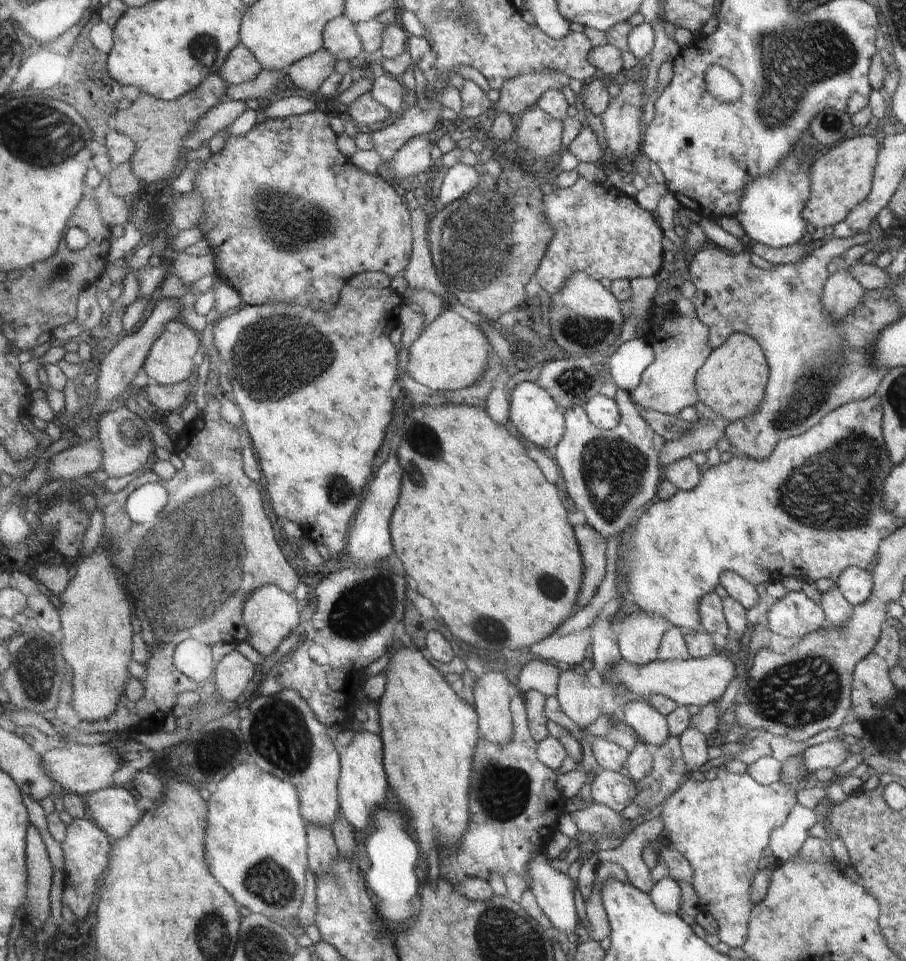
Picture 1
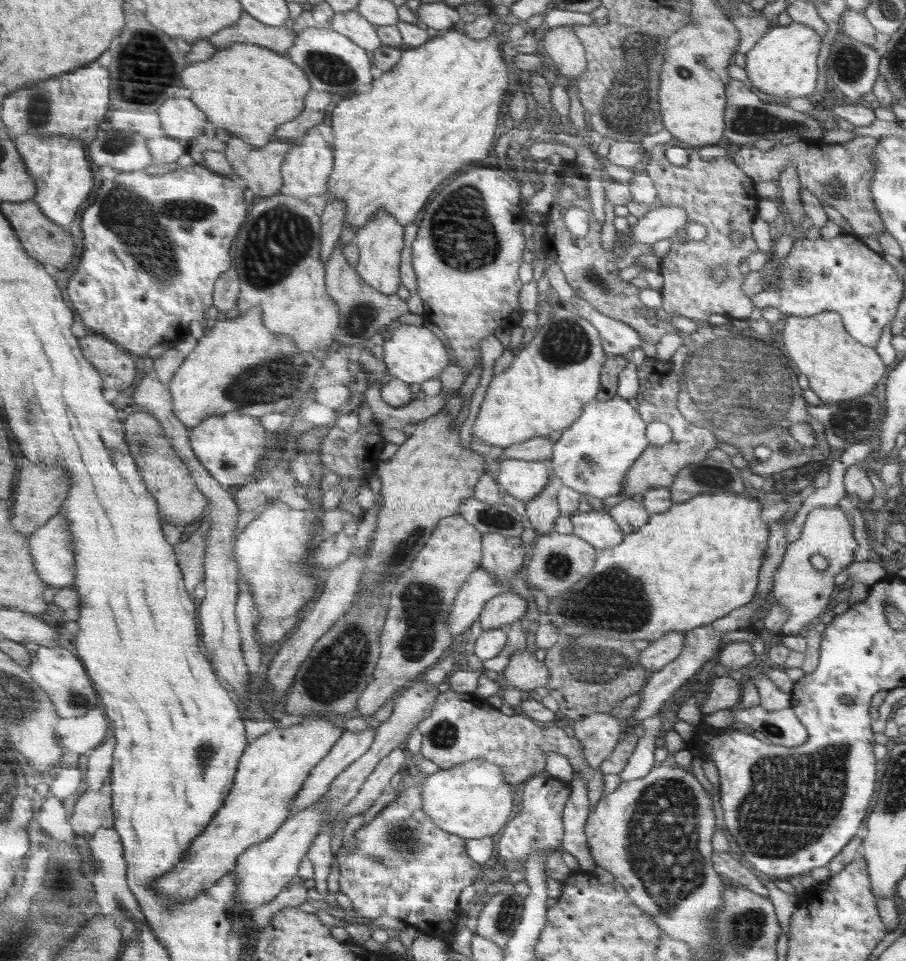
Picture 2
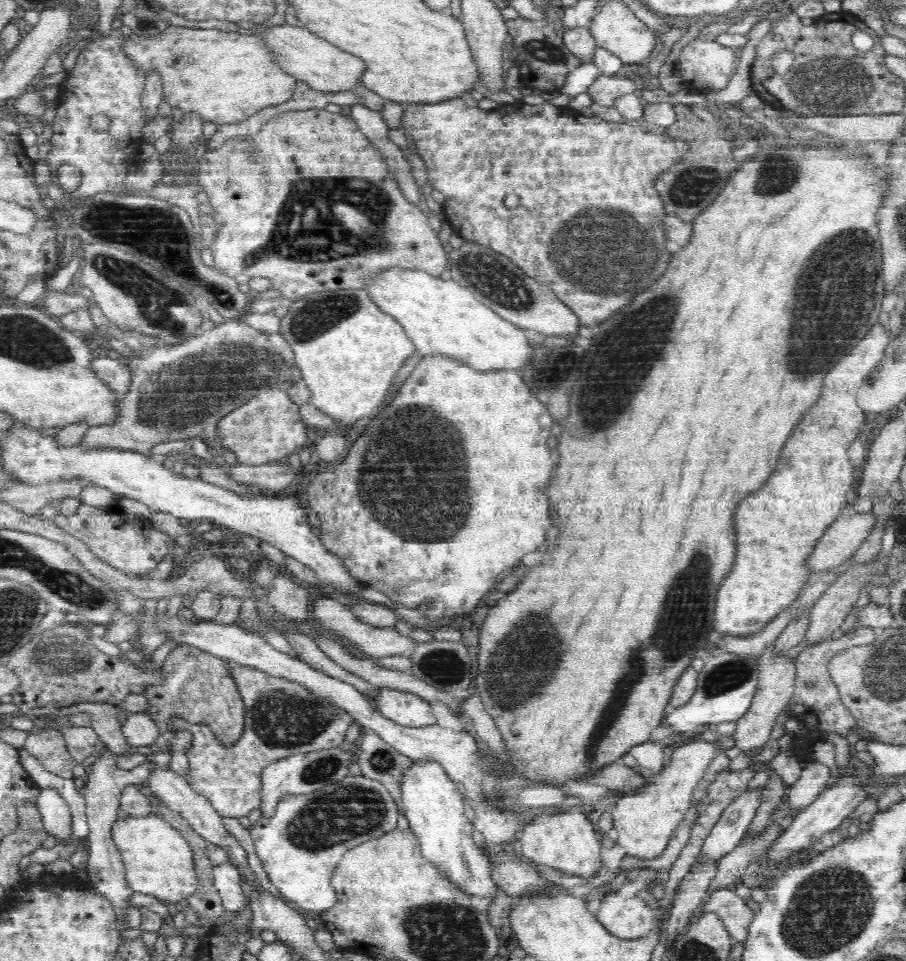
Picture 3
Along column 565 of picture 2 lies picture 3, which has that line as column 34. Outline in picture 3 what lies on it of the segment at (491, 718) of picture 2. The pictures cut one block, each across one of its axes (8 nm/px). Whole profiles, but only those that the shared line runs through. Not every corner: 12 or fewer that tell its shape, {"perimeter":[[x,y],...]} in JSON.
{"perimeter":[[51,724],[23,748],[47,772],[73,779],[78,761]]}

